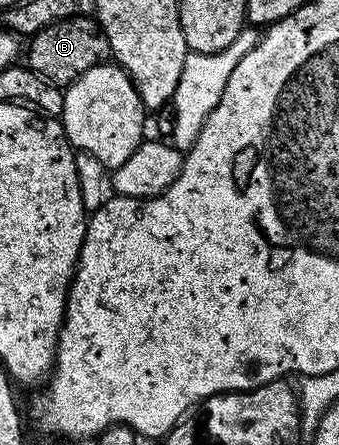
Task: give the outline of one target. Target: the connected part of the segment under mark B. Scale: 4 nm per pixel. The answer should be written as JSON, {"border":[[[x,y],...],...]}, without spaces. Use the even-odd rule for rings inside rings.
{"border":[[[74,16],[70,20],[58,20],[54,24],[42,28],[36,34],[31,35],[27,42],[28,59],[26,59],[26,65],[28,69],[34,71],[40,78],[45,78],[52,85],[61,88],[71,86],[86,72],[90,72],[90,68],[105,65],[112,53],[110,40],[106,40],[106,32],[100,27],[100,23],[96,21],[95,17],[83,18],[82,16]]]}

